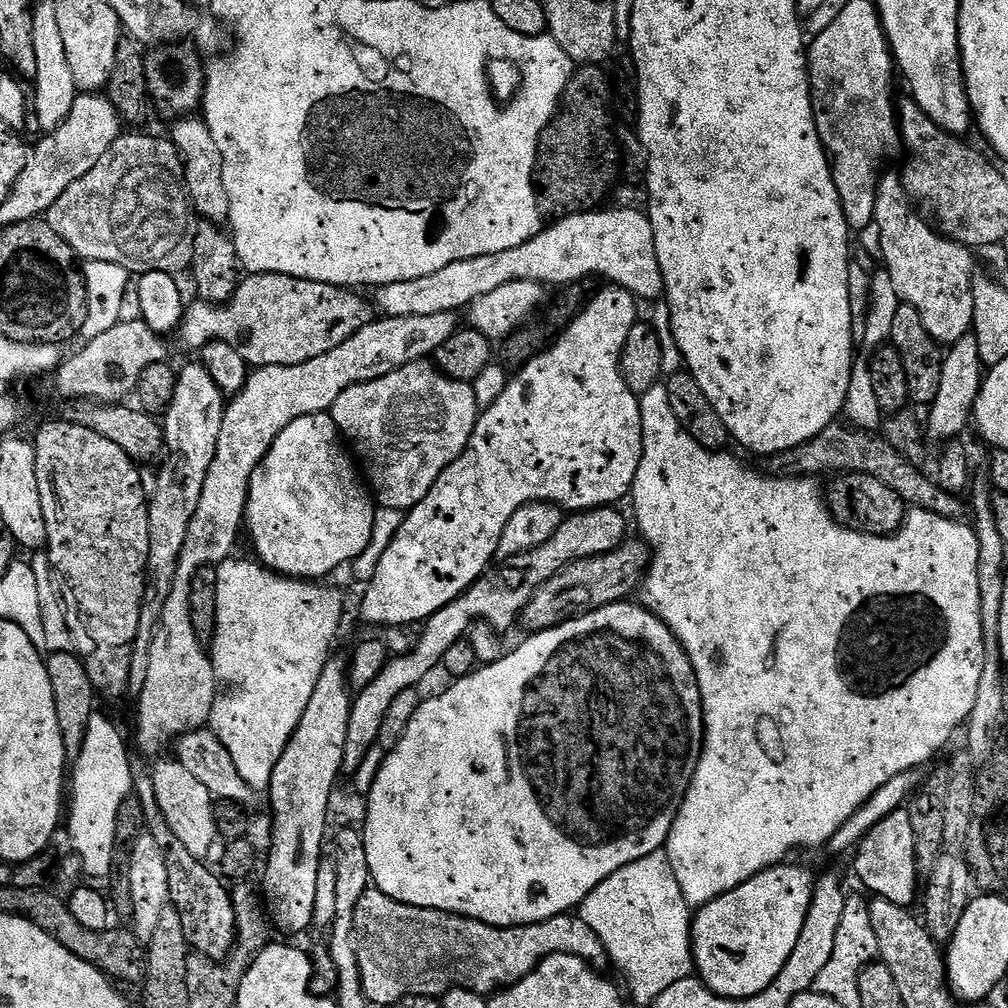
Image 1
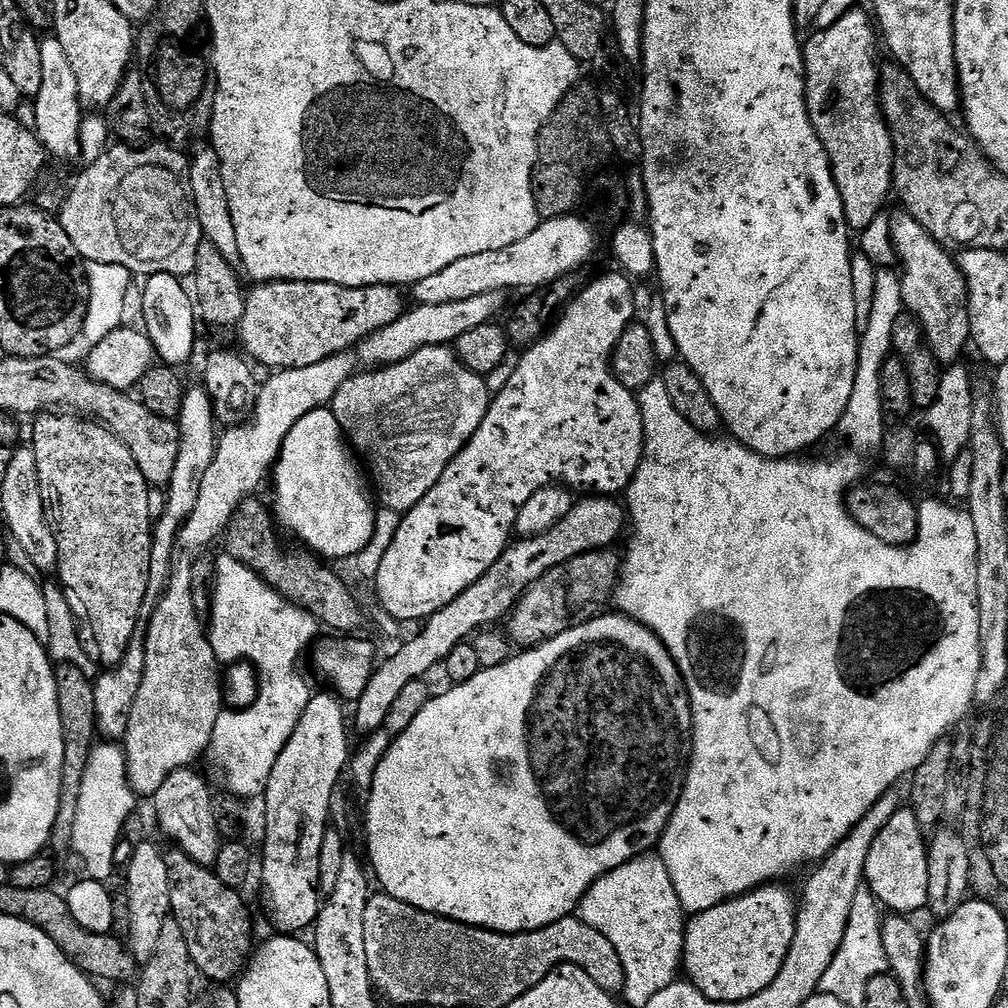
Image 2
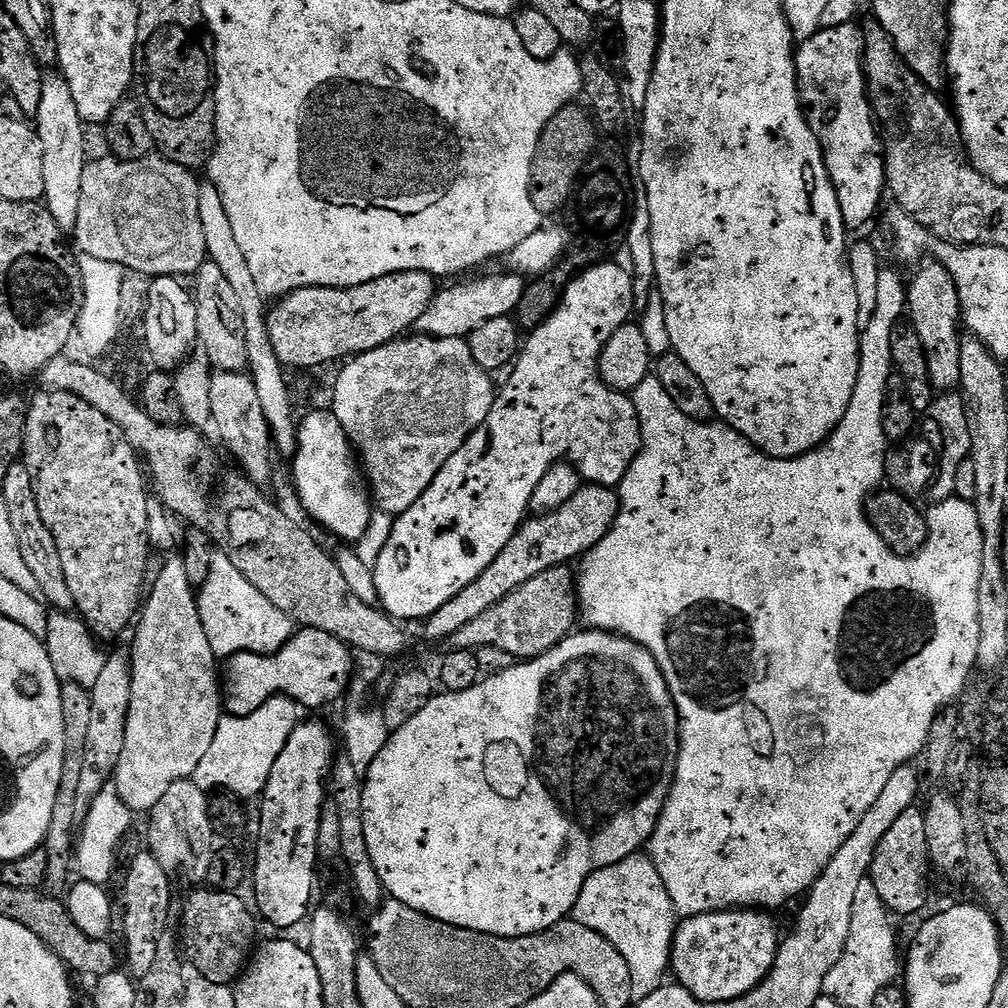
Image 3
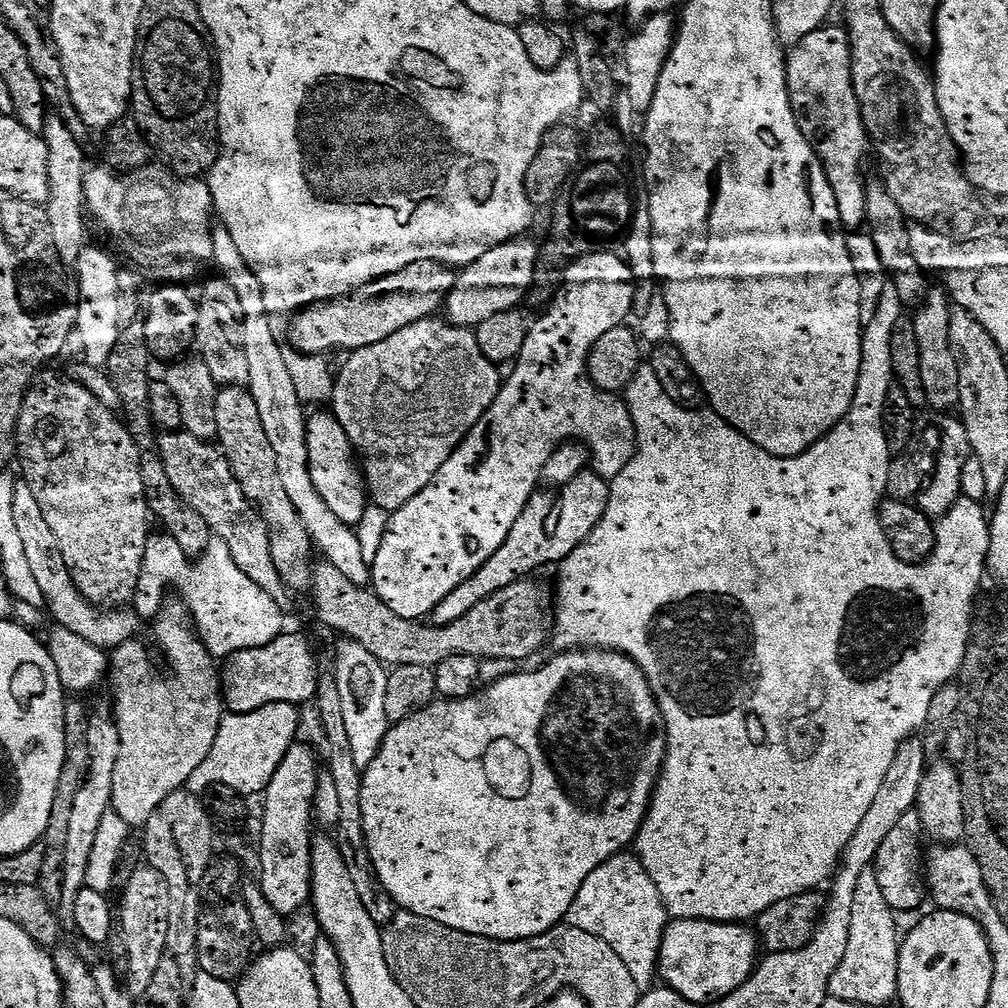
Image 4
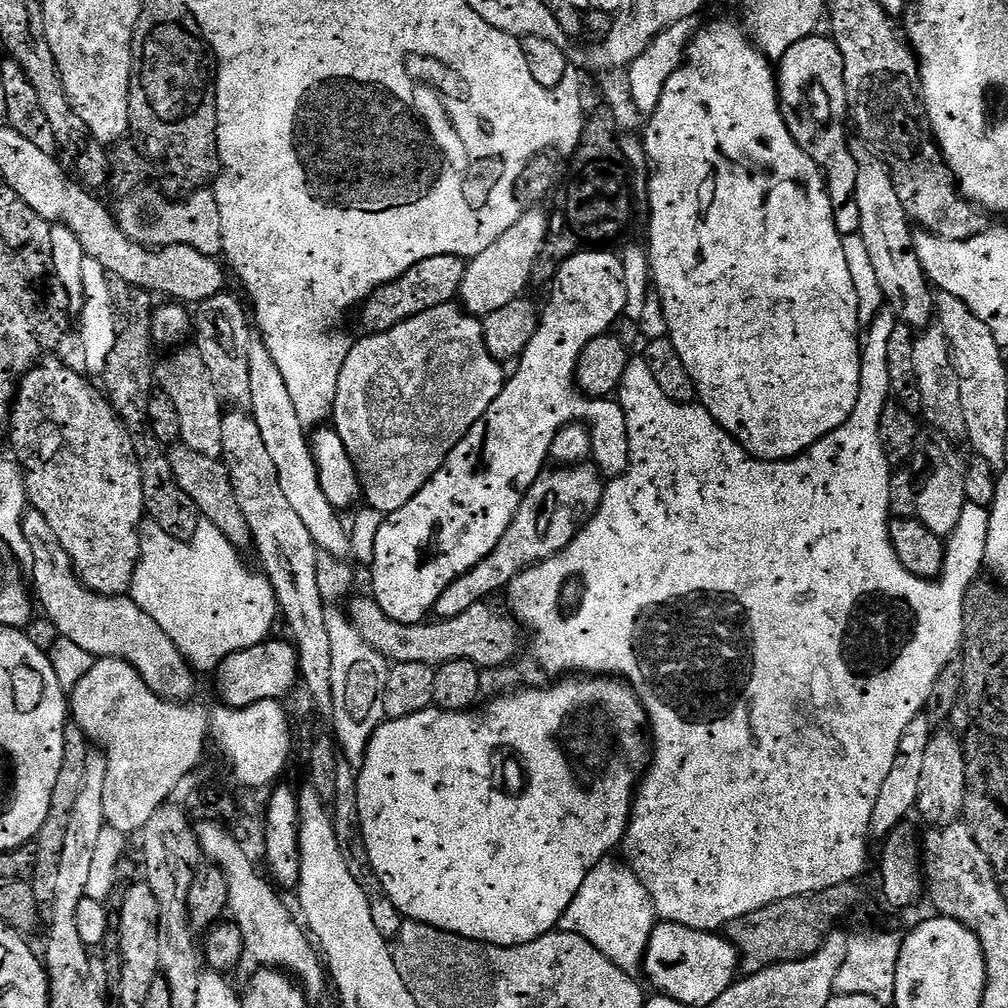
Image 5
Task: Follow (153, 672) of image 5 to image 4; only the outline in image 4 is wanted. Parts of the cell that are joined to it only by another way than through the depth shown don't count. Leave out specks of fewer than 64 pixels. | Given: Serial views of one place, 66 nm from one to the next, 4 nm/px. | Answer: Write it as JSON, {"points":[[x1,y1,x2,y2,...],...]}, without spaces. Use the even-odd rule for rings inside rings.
{"points":[[23,482,17,483,14,490,14,522,18,534,22,537,22,547,26,550,26,558,30,562,32,573,38,586,42,589,44,608,56,619,55,623,66,630,74,630,74,634,86,638,86,642,94,642,94,646,111,650,127,640,137,639,141,617,132,610,105,610,84,597,74,586,74,578,70,578,70,570,62,558,62,550,58,550,58,538,54,538,54,530,46,526,46,518,42,518,42,506,38,498,34,498,34,490]]}

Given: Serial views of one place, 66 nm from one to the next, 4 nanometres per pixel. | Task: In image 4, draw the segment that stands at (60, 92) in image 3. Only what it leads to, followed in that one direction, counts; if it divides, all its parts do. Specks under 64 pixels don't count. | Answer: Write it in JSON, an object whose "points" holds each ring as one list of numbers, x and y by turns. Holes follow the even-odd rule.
{"points":[[59,114,49,115,42,133,48,151,48,177,50,178,50,194,46,211,50,218,50,230,54,230,54,246,60,255,60,262,75,266,78,254,89,243,88,232,84,229,86,221,86,205,84,203,84,147,85,145,70,134,66,122]]}

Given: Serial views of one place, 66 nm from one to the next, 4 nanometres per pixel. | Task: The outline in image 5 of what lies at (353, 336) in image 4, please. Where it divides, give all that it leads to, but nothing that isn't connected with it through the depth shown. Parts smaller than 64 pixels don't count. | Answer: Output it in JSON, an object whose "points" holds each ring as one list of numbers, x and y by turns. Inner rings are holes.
{"points":[[438,254,434,258,426,258,410,266,406,274,402,274,397,280,391,280,389,284,384,284,364,301,359,309,360,320,364,323,363,331,368,334,385,332,395,324,401,324,404,320,422,314,422,310,434,310,434,306,453,303,462,286,465,267,465,261,461,257,450,254]]}

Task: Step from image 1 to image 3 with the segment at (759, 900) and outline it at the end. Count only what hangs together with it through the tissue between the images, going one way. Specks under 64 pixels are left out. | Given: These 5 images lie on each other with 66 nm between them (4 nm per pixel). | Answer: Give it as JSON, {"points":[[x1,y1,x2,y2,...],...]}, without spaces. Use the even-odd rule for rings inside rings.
{"points":[[729,910,681,919,672,939,670,972,675,983,710,1006,753,992,768,977,782,939,768,916,764,910]]}

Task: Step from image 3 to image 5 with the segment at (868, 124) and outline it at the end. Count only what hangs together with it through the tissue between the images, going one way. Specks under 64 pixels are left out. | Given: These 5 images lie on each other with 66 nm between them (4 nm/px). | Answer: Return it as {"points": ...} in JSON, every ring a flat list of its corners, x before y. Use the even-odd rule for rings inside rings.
{"points":[[813,34,794,42,778,62,780,109,792,137,824,173,832,213,841,237,855,236,860,231,862,214,858,212,858,166,848,136,850,113,844,81,842,54,831,35]]}

